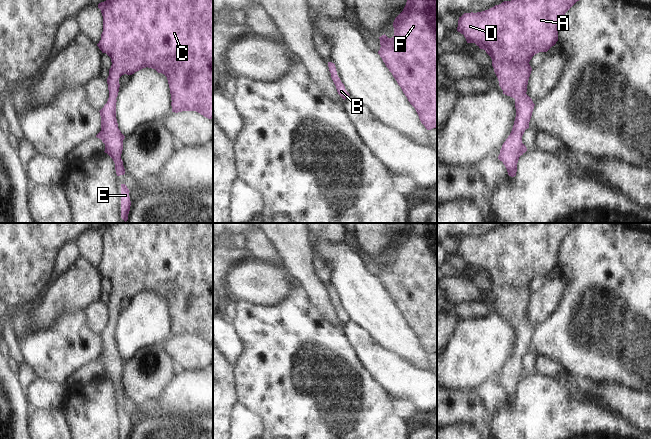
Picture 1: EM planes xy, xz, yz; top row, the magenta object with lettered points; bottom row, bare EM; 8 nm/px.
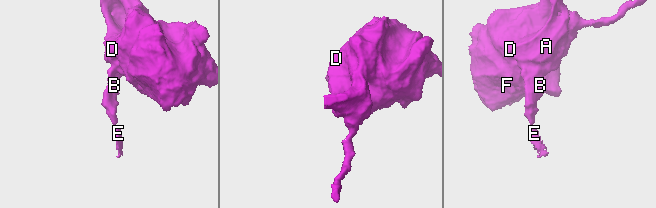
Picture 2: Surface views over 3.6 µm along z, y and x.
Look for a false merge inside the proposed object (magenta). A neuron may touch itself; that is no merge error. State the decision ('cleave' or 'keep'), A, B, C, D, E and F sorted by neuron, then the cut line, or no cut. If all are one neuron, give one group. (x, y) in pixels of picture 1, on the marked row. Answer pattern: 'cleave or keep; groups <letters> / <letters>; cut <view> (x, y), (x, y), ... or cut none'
keep; groups A B C D E F; cut none

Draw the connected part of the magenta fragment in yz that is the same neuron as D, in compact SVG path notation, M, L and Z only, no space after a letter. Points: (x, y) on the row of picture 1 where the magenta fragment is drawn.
M511 0L504 1L499 5L477 13L464 13L458 20L457 31L464 35L467 43L475 43L480 49L492 59L492 66L498 78L499 86L503 94L515 99L516 117L512 131L503 143L498 159L505 165L508 175L516 176L517 163L519 157L523 155L527 148L522 143L522 136L529 128L529 122L535 104L526 94L528 80L532 71L529 64L532 57L539 52L547 52L558 41L558 29L565 13L579 0Z

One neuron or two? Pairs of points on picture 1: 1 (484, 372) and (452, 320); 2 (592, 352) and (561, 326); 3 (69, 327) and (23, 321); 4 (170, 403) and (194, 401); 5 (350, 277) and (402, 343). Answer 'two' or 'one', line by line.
1: two
2: one
3: one
4: one
5: one

